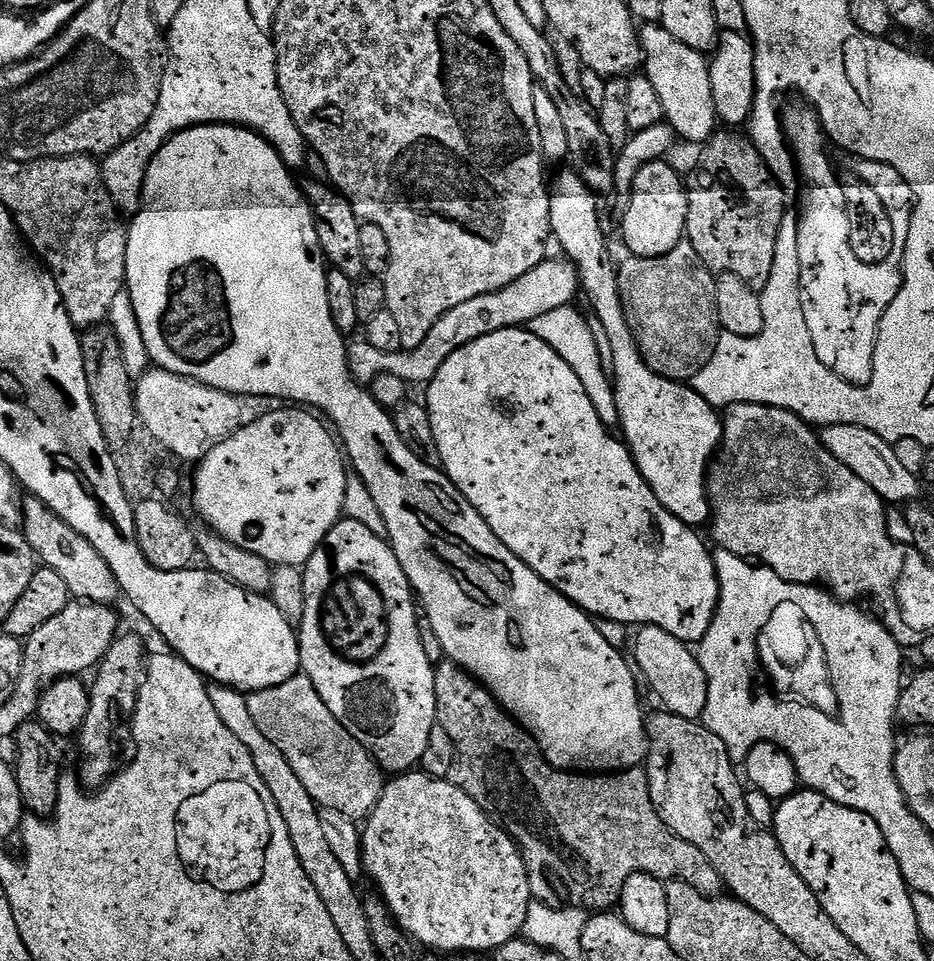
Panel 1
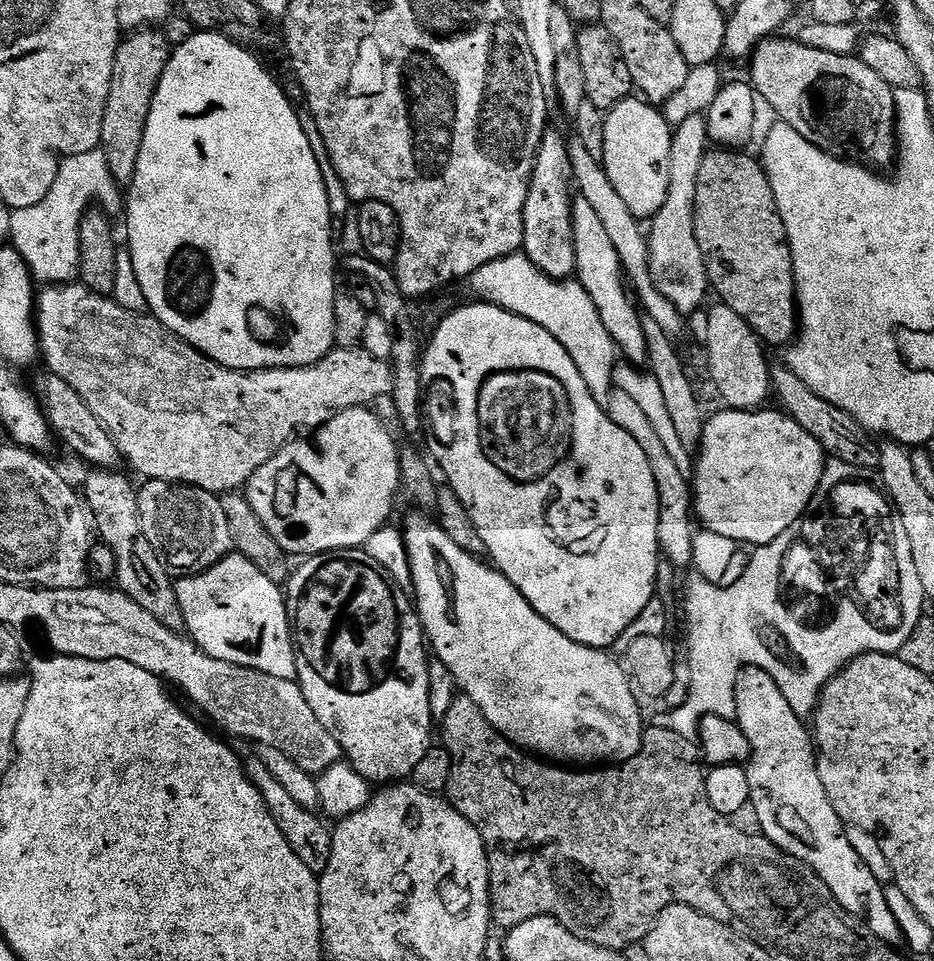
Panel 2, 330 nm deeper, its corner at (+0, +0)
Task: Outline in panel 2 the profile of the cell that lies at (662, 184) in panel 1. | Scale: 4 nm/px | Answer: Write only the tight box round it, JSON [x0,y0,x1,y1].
[602,98,673,222]

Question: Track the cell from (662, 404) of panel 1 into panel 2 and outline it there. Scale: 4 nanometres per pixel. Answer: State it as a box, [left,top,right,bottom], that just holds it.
[694,410,824,546]

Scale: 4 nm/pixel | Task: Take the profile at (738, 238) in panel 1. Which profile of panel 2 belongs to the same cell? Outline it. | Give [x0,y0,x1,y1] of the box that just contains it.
[694,150,798,346]

